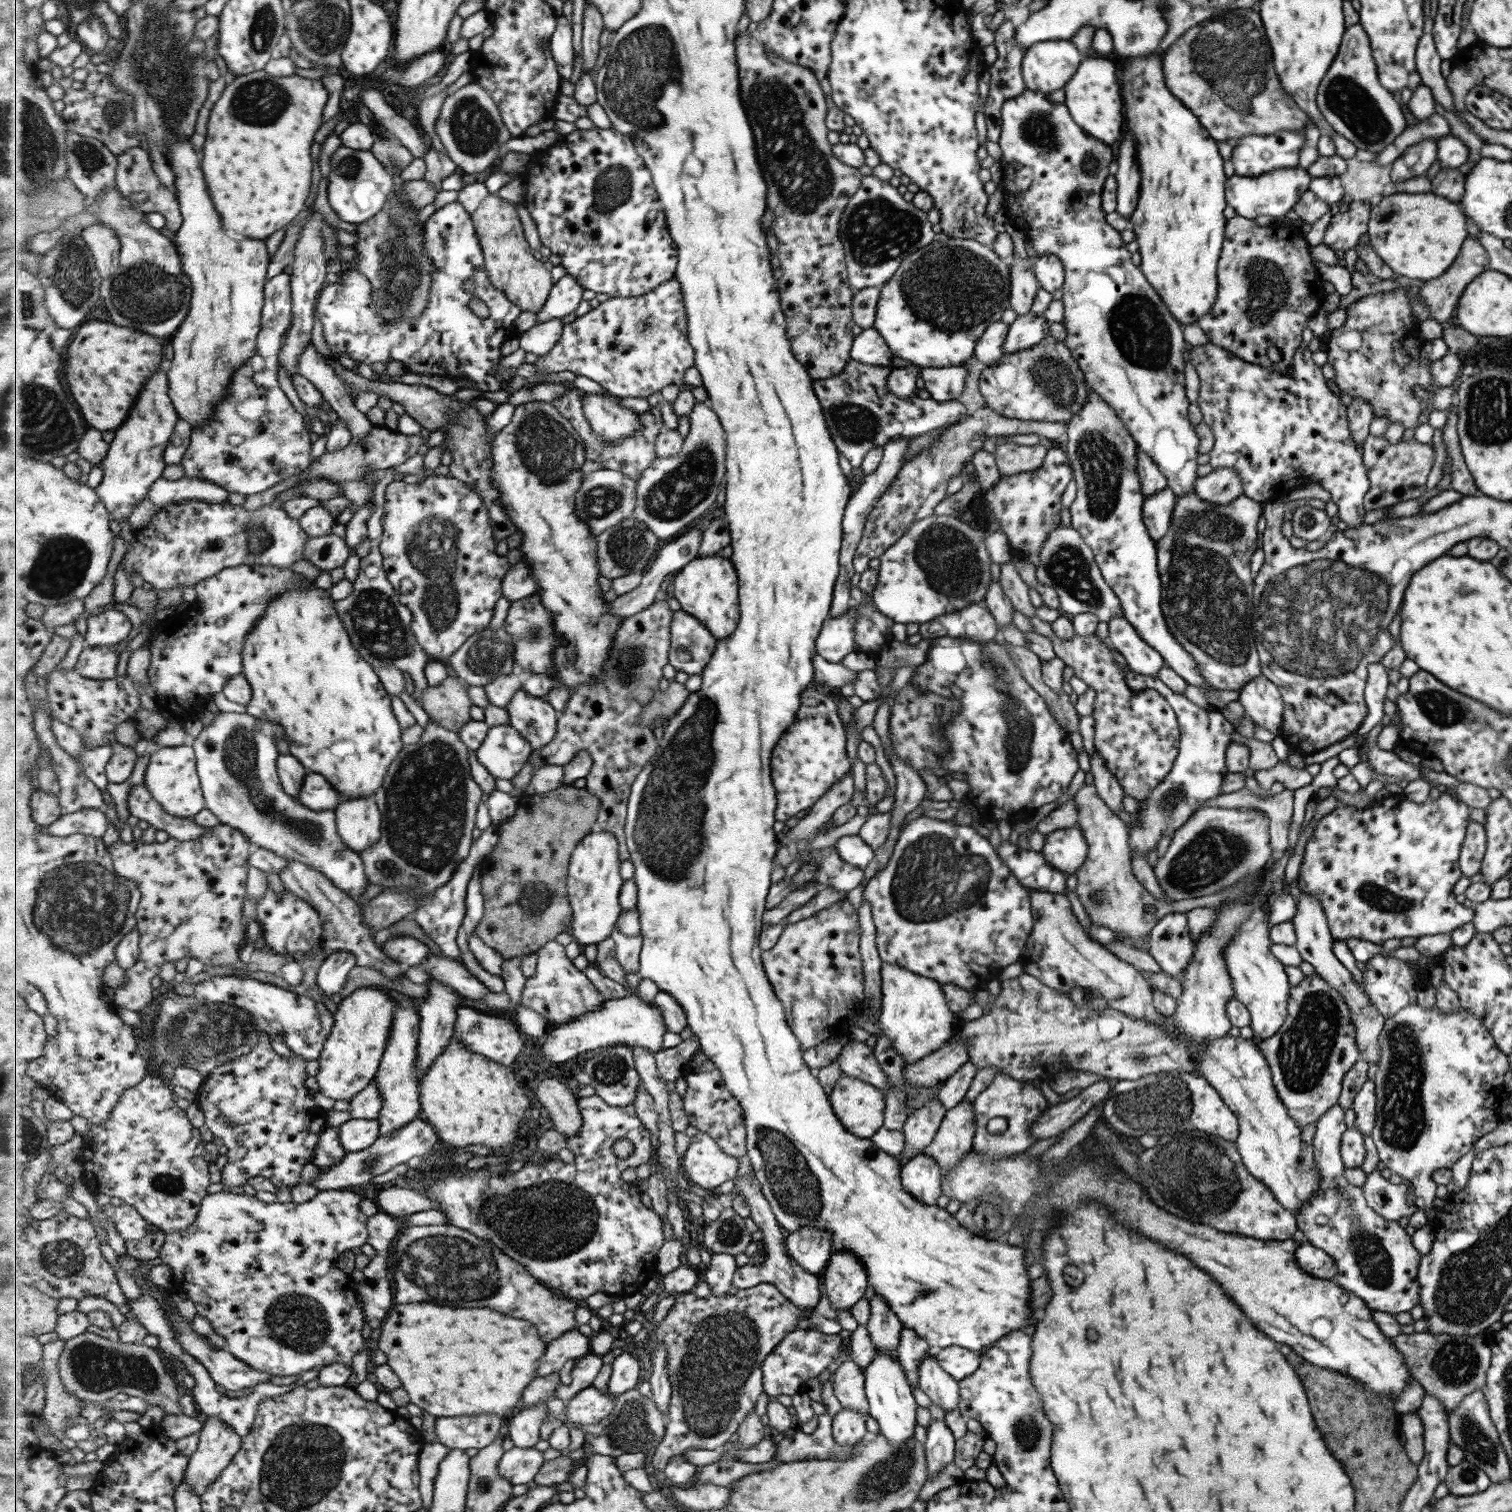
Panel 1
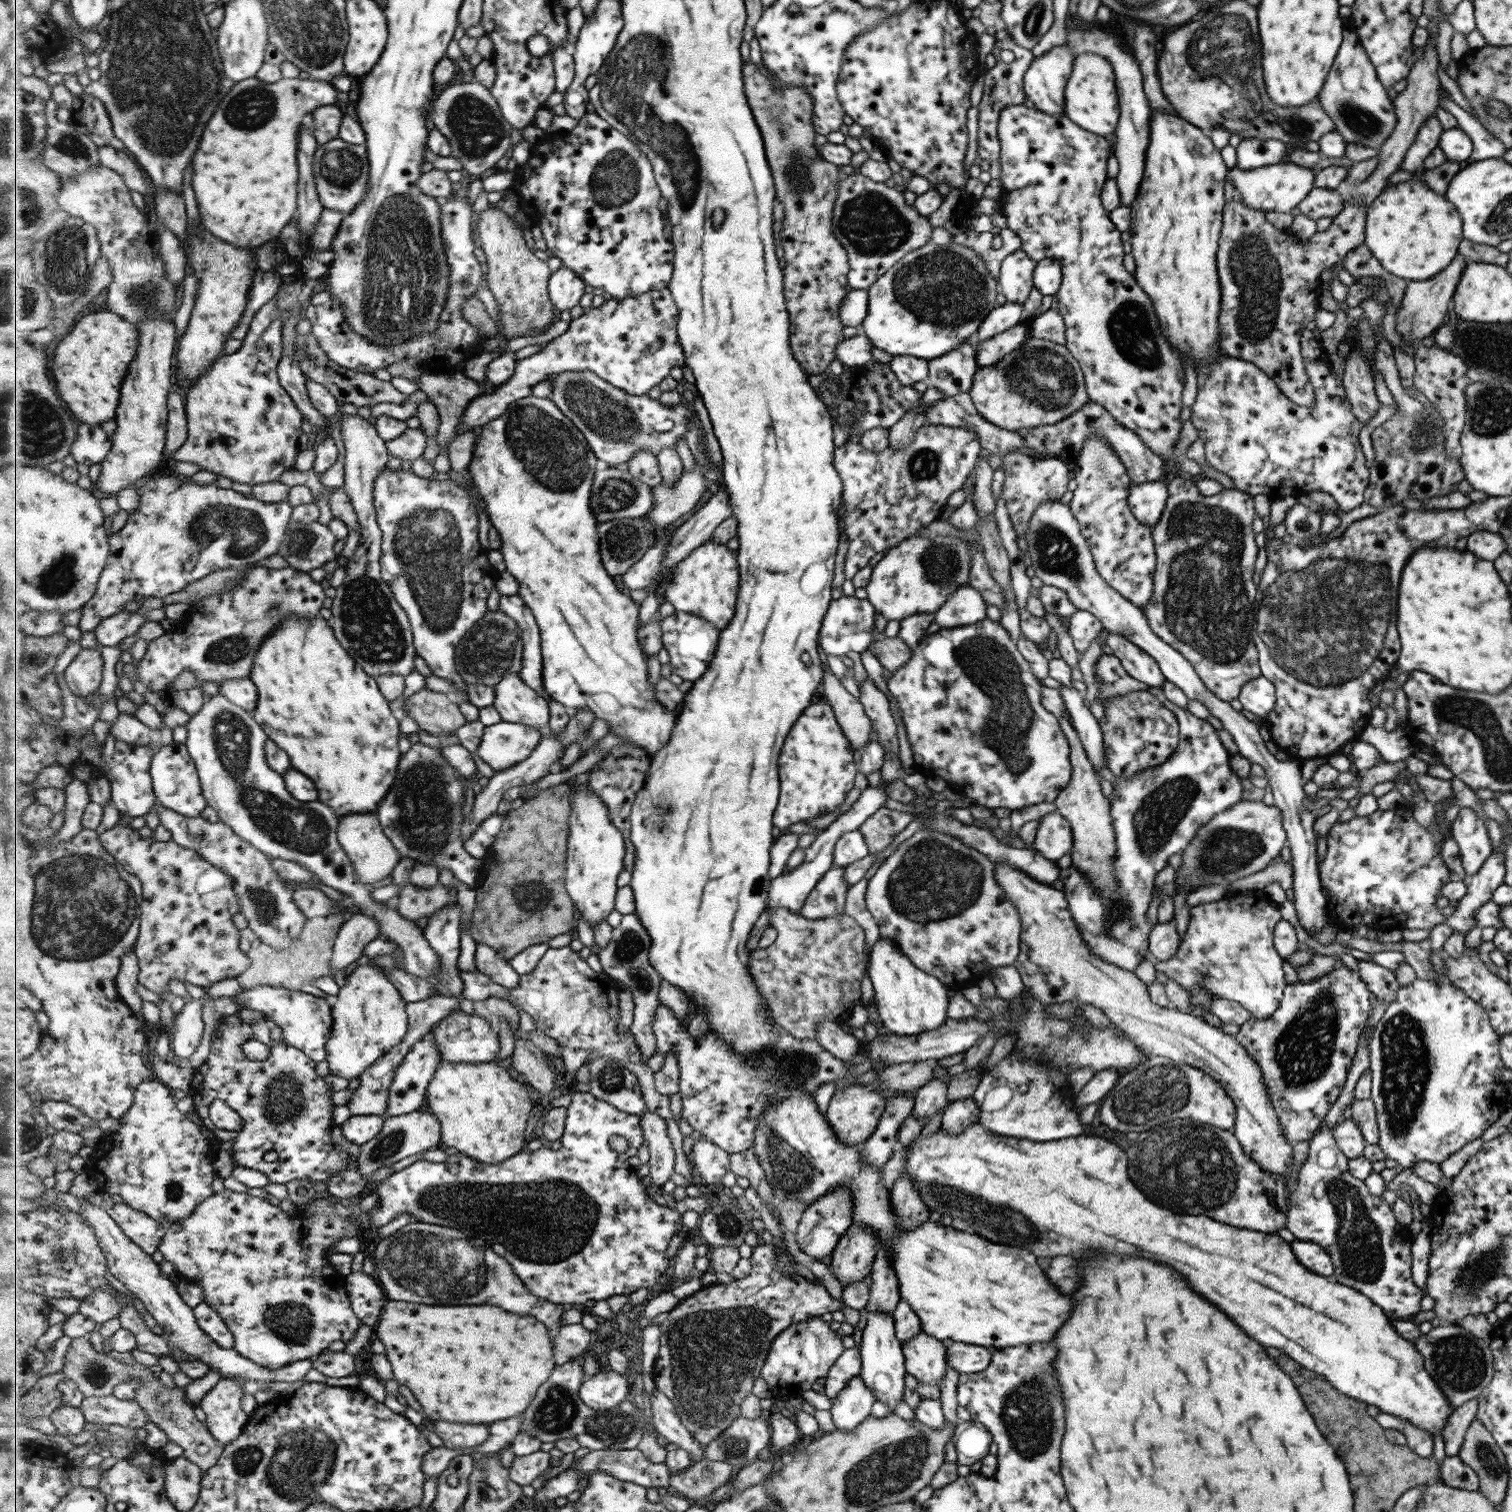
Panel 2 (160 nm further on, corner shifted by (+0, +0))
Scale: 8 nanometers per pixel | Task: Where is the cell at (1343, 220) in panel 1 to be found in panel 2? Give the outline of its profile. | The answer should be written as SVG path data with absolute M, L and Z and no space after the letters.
M1239 198L1237 200L1229 200L1229 202L1223 205L1221 209L1222 224L1217 240L1217 251L1216 251L1216 273L1218 274L1218 284L1220 288L1220 311L1218 314L1218 343L1220 344L1221 355L1227 357L1237 358L1240 360L1248 361L1250 364L1259 368L1265 375L1267 375L1279 389L1281 394L1284 394L1293 404L1297 406L1312 406L1315 402L1314 388L1311 384L1311 378L1305 374L1303 370L1303 362L1301 354L1299 352L1299 336L1301 331L1305 329L1307 322L1313 320L1313 314L1317 312L1317 298L1319 298L1320 283L1319 273L1323 270L1329 269L1331 265L1339 263L1345 257L1345 254L1350 250L1360 246L1364 242L1364 228L1365 228L1365 212L1366 206L1360 204L1358 198L1347 199L1344 201L1344 207L1331 219L1331 224L1323 232L1315 232L1313 236L1307 238L1307 240L1299 240L1290 233L1284 233L1282 231L1273 228L1269 222L1265 221L1265 211L1249 208L1242 203Z

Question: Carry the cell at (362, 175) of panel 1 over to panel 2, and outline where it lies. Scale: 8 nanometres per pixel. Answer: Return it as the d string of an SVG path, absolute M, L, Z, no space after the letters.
M340 136L331 139L324 145L318 146L313 166L319 200L324 208L338 210L348 215L366 197L370 181L366 145L353 146L351 143L345 142Z

